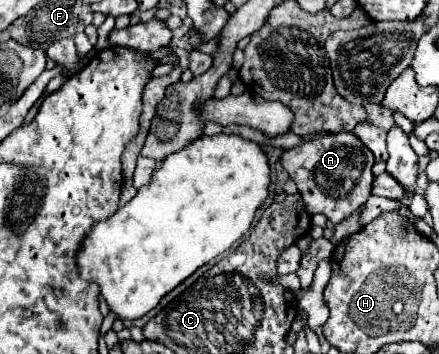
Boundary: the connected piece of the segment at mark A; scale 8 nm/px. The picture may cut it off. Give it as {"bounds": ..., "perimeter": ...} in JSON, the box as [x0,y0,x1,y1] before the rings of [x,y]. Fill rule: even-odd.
{"bounds":[281,131,373,223],"perimeter":[[[347,131],[307,139],[281,155],[281,165],[295,181],[307,213],[323,213],[333,223],[345,221],[371,195],[373,161],[373,153]]]}

